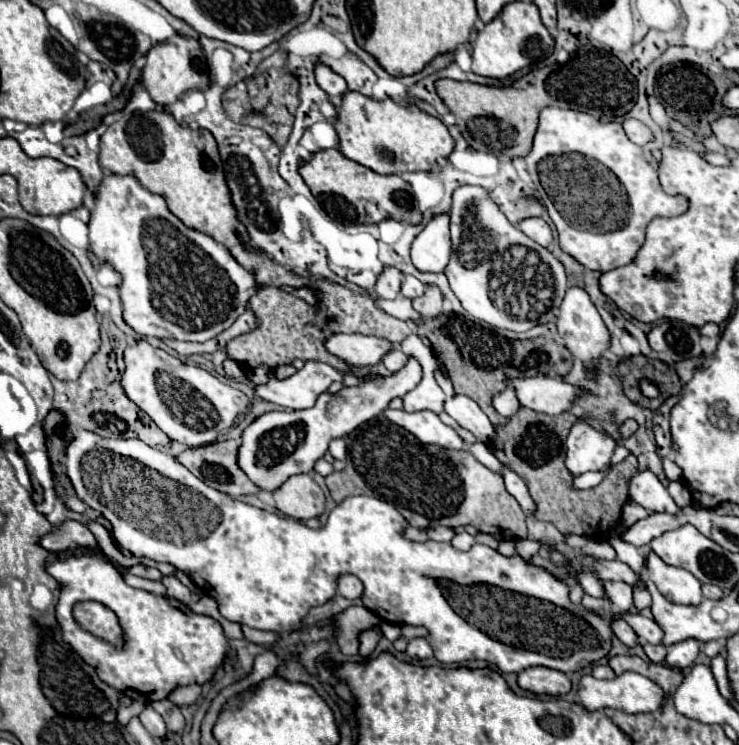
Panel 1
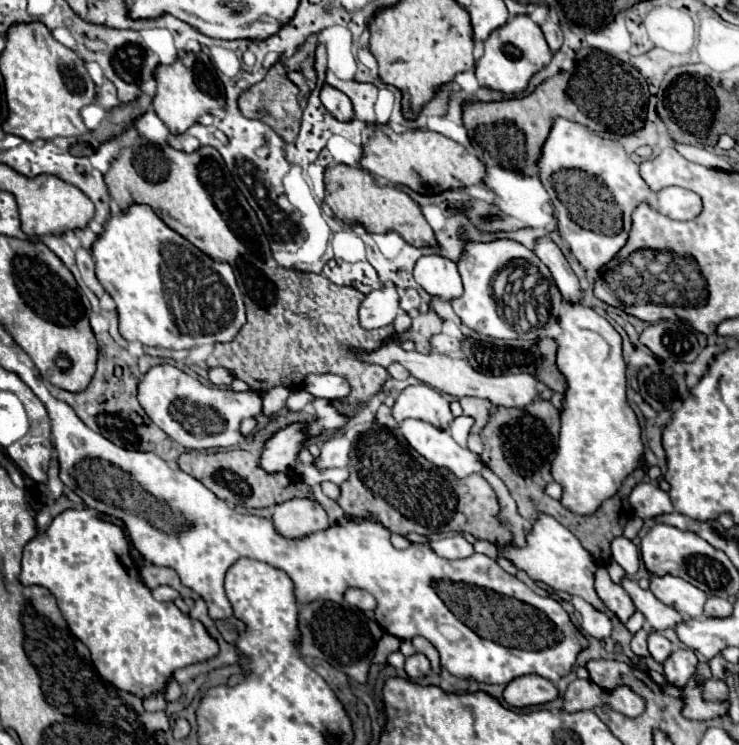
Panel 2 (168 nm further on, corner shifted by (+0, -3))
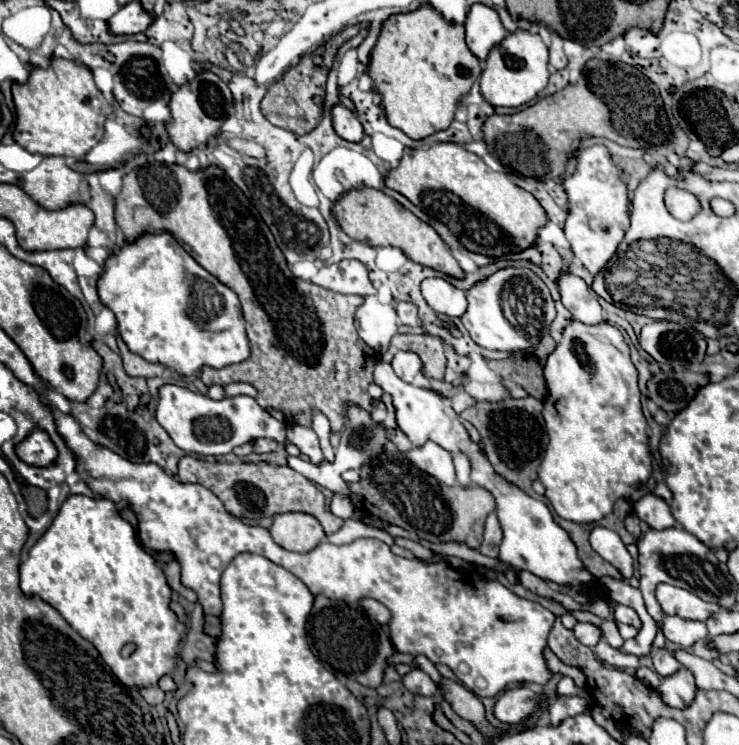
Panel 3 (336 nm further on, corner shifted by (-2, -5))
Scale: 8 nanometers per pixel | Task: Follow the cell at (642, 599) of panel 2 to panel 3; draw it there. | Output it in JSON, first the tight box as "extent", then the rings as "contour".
{"extent":[660,614,708,646],"contour":[[[662,614],[660,620],[662,632],[666,636],[666,640],[670,644],[676,646],[692,646],[696,640],[706,640],[708,638],[708,630],[704,622],[694,622],[694,620],[686,620],[680,616],[670,616],[670,614]]]}

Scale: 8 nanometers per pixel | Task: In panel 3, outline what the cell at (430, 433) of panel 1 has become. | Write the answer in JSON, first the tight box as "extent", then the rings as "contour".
{"extent":[408,440,456,486],"contour":[[[428,440],[422,446],[414,446],[408,452],[408,460],[412,460],[416,468],[428,472],[430,476],[436,476],[436,480],[440,480],[442,484],[448,484],[448,486],[456,484],[456,468],[454,468],[452,452],[444,450],[436,442]]]}

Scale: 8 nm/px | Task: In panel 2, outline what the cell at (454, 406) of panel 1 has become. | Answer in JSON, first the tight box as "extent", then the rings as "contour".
{"extent":[450,416,474,448],"contour":[[[460,416],[460,418],[456,418],[456,420],[450,424],[450,436],[452,436],[462,448],[466,448],[468,430],[470,430],[472,422],[474,422],[474,420],[468,418],[468,416]]]}

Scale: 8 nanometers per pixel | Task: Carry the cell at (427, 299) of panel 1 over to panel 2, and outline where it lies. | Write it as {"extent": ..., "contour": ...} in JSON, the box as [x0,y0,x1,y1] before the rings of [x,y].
{"extent":[390,310,442,354],"contour":[[[428,310],[424,314],[422,312],[412,312],[410,316],[412,316],[412,328],[408,332],[394,334],[390,340],[396,342],[396,344],[412,340],[418,352],[428,354],[432,350],[430,338],[442,330],[442,320],[432,310]]]}

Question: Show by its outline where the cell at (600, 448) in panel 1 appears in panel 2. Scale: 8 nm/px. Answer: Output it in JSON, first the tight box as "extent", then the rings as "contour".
{"extent":[552,302,644,514],"contour":[[[564,302],[560,312],[562,334],[558,336],[558,370],[566,378],[564,408],[560,410],[560,438],[558,452],[552,462],[552,478],[562,486],[562,506],[574,514],[594,514],[598,506],[612,498],[624,478],[644,464],[644,444],[640,438],[640,424],[634,410],[626,404],[626,364],[622,358],[622,336],[610,322],[588,306],[574,306]]]}

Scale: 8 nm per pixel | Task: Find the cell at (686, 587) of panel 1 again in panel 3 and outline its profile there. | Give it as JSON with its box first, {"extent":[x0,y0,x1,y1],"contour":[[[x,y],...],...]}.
{"extent":[656,584,718,622],"contour":[[[658,584],[656,598],[666,614],[678,614],[678,616],[684,616],[686,620],[704,622],[712,612],[718,610],[716,604],[704,602],[696,594],[670,584]]]}

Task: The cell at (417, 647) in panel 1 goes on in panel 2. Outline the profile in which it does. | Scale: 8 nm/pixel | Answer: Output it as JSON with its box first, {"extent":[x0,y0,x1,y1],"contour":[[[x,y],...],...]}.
{"extent":[404,654,430,678],"contour":[[[414,654],[410,658],[406,658],[406,666],[404,672],[408,674],[408,678],[420,678],[426,676],[430,672],[430,662],[424,654]]]}

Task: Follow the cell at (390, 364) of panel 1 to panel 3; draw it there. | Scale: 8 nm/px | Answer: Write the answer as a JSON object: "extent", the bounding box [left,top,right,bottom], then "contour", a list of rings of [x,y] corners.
{"extent":[392,352,422,382],"contour":[[[396,352],[394,360],[392,360],[392,368],[396,372],[396,376],[404,382],[412,382],[414,376],[420,372],[422,362],[414,352]]]}

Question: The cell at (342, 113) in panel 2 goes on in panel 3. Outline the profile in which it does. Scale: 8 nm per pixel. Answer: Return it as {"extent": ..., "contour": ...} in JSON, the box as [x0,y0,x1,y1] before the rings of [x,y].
{"extent":[332,104,364,142],"contour":[[[334,104],[332,108],[332,122],[334,122],[334,130],[338,132],[340,138],[348,140],[348,142],[360,142],[364,136],[364,128],[360,124],[360,120],[356,118],[356,114],[342,106],[342,104]]]}

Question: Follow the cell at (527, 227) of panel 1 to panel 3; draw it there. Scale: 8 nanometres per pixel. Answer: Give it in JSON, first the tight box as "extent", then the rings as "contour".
{"extent":[556,270,604,324],"contour":[[[562,270],[556,284],[558,284],[558,290],[560,290],[562,304],[570,310],[570,314],[576,320],[580,320],[584,324],[604,322],[602,308],[600,308],[598,300],[592,298],[588,284],[580,276],[574,276],[572,272]]]}

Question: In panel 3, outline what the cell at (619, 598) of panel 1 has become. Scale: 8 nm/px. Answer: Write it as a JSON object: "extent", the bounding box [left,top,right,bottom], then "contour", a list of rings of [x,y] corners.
{"extent":[614,604,640,628],"contour":[[[616,604],[614,606],[614,620],[616,622],[622,622],[622,624],[630,624],[634,628],[640,628],[640,618],[636,614],[636,610],[632,610],[630,606],[624,606],[624,604]]]}

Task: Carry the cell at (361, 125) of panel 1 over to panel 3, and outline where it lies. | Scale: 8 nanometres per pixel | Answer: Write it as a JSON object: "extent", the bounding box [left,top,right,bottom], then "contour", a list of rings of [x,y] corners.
{"extent":[386,142,546,258],"contour":[[[436,142],[428,150],[406,148],[400,164],[388,170],[386,186],[448,224],[464,248],[492,258],[532,246],[538,228],[546,224],[546,212],[532,194],[514,186],[506,174],[490,170],[474,152],[452,142]]]}

